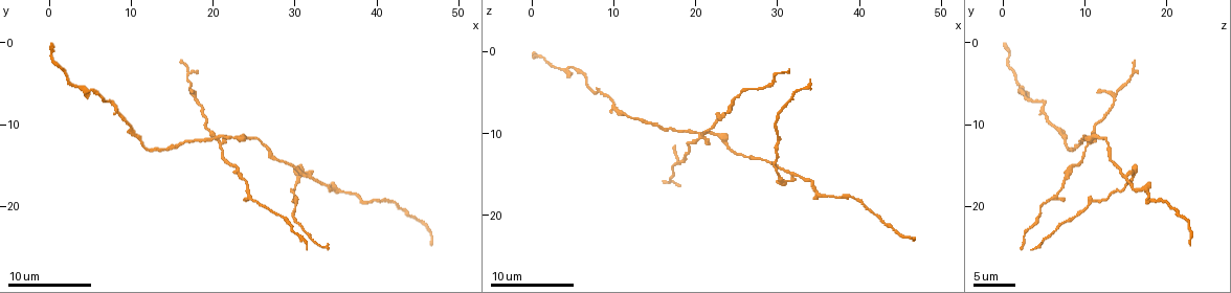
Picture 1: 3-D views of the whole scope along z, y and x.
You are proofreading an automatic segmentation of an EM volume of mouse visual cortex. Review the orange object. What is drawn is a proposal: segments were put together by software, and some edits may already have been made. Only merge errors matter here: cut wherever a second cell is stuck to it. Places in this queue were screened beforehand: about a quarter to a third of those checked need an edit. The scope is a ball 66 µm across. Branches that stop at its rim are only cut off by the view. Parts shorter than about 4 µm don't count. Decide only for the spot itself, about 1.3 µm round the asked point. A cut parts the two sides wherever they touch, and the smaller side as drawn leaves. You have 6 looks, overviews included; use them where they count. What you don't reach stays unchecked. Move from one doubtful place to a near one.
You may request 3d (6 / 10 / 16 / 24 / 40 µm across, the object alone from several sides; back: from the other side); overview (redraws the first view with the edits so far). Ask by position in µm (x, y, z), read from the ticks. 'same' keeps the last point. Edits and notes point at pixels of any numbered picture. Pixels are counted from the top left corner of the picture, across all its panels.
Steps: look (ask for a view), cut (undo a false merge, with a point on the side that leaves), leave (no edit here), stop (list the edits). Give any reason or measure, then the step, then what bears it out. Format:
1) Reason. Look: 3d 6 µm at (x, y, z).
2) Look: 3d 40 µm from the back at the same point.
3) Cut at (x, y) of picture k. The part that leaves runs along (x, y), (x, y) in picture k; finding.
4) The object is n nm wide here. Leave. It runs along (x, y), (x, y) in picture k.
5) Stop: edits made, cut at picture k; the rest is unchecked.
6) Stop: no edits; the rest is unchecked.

Two arms in line, one across. Look: 3d 6 µm at (31.8, 16.2, 15.6).

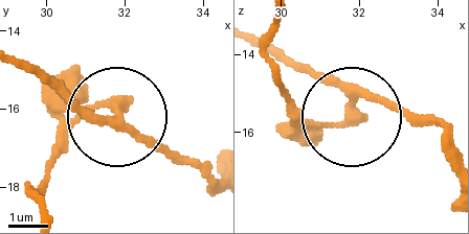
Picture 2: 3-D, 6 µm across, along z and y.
The side arm is 20 µm long; 3 arms meet here. Leave. One cell here.

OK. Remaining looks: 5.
Look: 3d 16 µm at (6.2, 6.0, 2.6).

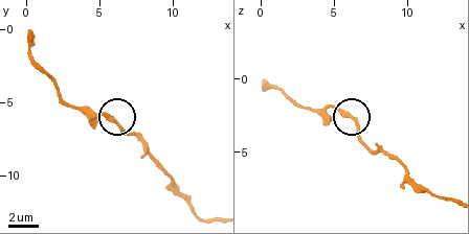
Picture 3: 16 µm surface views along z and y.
Leave. It runs along (450, 200), (367, 146), (350, 117), (316, 109) in picture 3; continuous, no second cell.

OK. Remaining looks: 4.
Small branch off a trunk. Look: 3d 6 µm at (20.6, 11.6, 10.0).

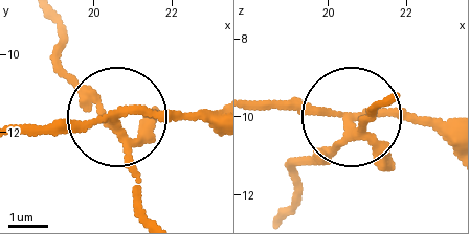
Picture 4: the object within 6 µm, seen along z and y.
The side arm is 21 µm long. Cut at (394, 168) of picture 4. The part that leaves runs along (117, 121), (147, 208) in picture 4; a second cell is stuck on.

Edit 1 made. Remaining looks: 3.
Stop: edits made, cut at picture 4; the rest is unchecked.

